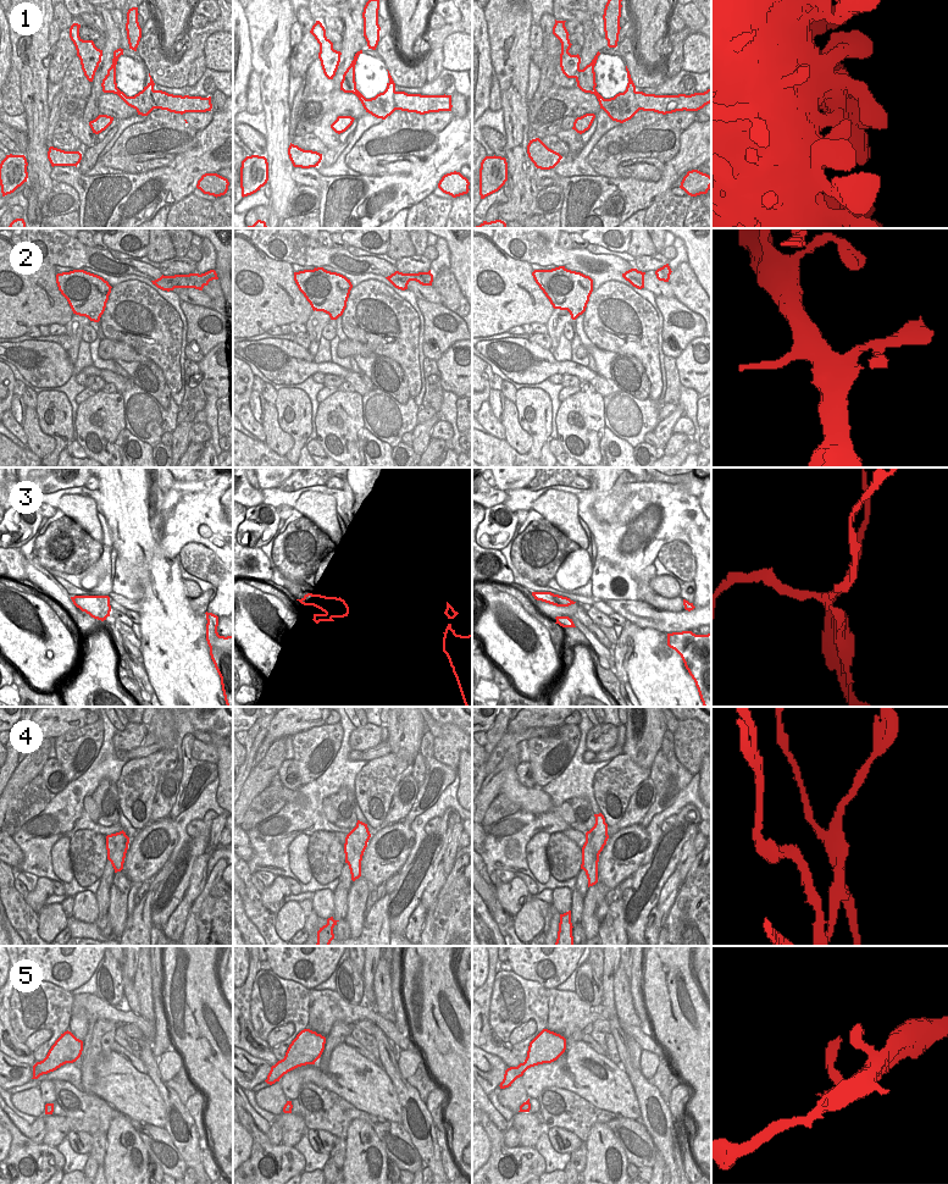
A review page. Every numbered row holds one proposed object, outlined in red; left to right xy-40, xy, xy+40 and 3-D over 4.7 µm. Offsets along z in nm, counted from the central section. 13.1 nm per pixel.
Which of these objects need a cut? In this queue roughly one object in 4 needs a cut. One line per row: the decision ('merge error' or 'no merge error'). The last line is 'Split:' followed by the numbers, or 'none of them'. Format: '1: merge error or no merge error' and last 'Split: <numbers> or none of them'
1: no merge error
2: no merge error
3: merge error
4: merge error
5: no merge error
Split: 3, 4

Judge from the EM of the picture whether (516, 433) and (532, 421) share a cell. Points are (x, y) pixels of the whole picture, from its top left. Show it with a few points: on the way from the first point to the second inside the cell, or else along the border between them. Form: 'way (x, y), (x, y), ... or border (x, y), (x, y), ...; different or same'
border (514, 403), (517, 422), (532, 440), (527, 453); different

